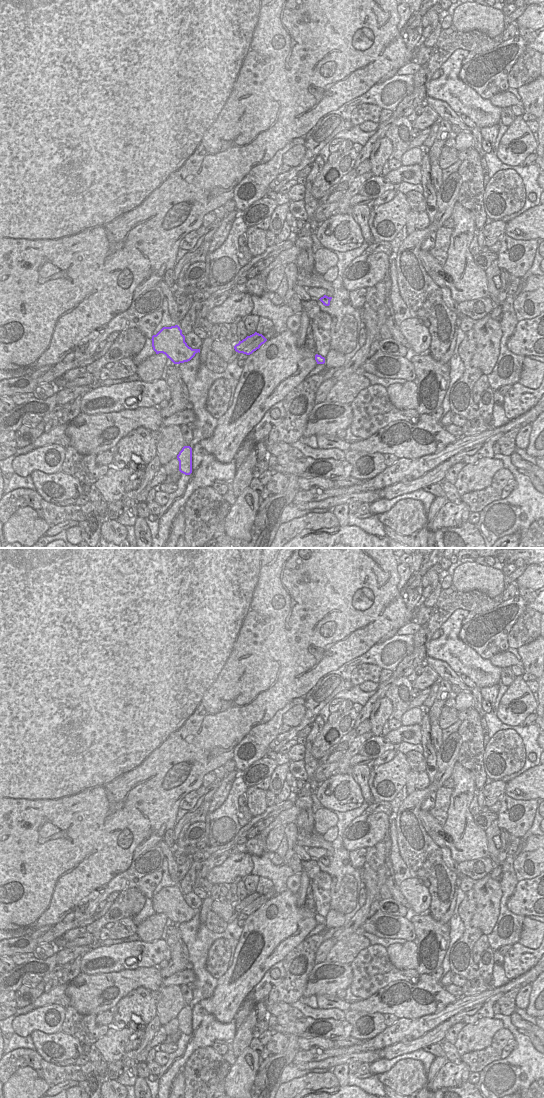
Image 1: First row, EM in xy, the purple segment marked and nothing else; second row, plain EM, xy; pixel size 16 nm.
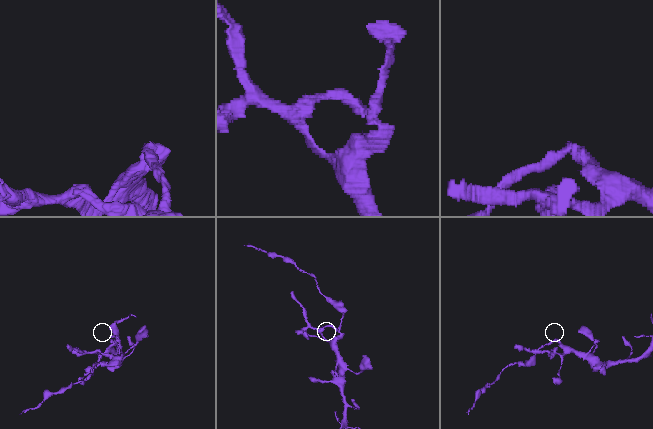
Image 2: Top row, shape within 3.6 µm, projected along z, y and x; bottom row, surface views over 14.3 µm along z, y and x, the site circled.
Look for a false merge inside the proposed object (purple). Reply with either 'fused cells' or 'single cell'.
fused cells

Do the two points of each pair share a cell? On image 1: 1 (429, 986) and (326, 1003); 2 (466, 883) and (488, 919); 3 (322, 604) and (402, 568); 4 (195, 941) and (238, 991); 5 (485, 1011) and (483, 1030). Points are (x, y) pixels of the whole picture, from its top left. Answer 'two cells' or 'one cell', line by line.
1: one cell
2: two cells
3: two cells
4: two cells
5: two cells

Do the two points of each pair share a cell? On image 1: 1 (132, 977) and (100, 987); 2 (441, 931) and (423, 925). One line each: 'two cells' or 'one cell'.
1: one cell
2: one cell

